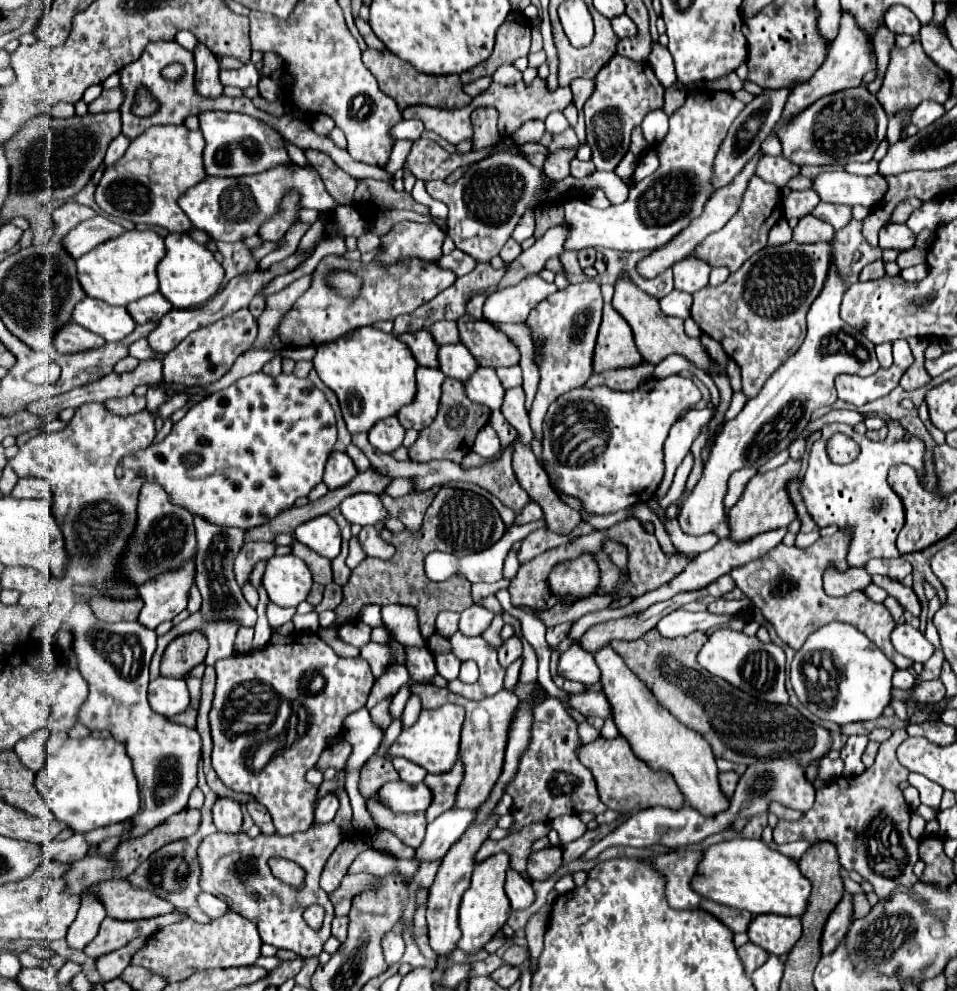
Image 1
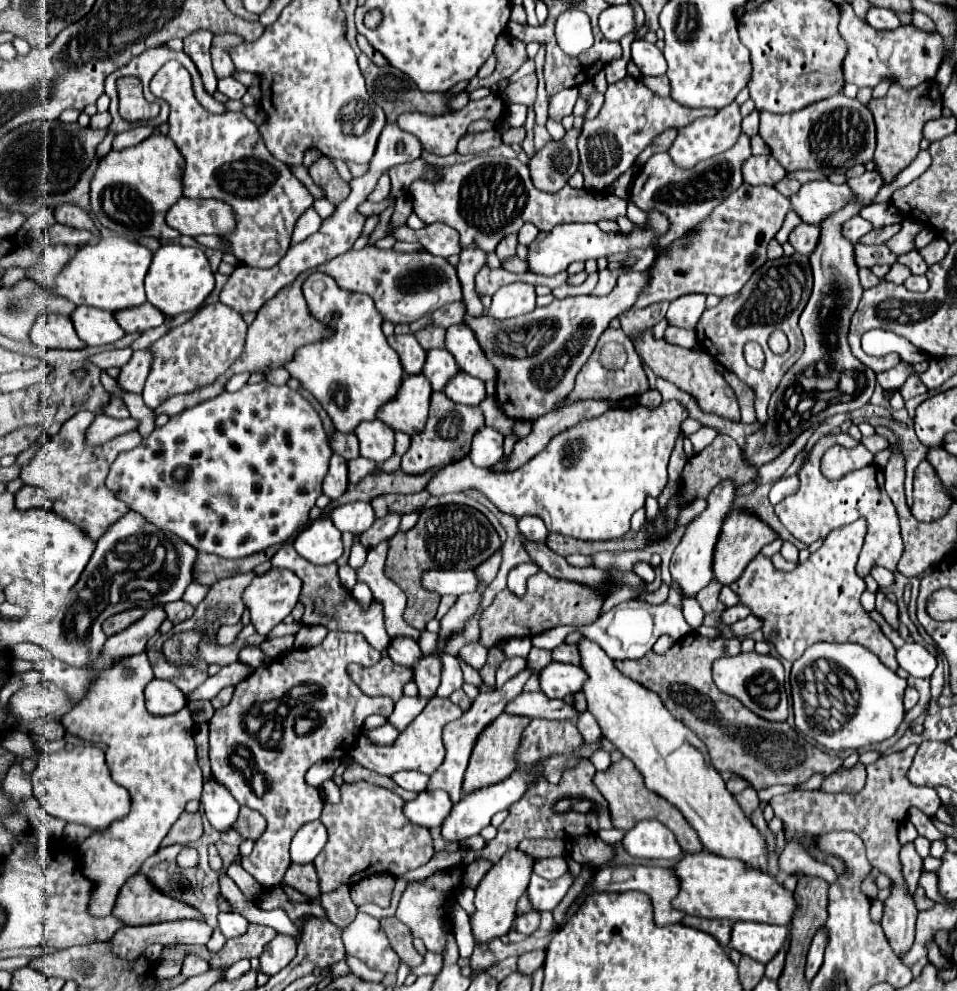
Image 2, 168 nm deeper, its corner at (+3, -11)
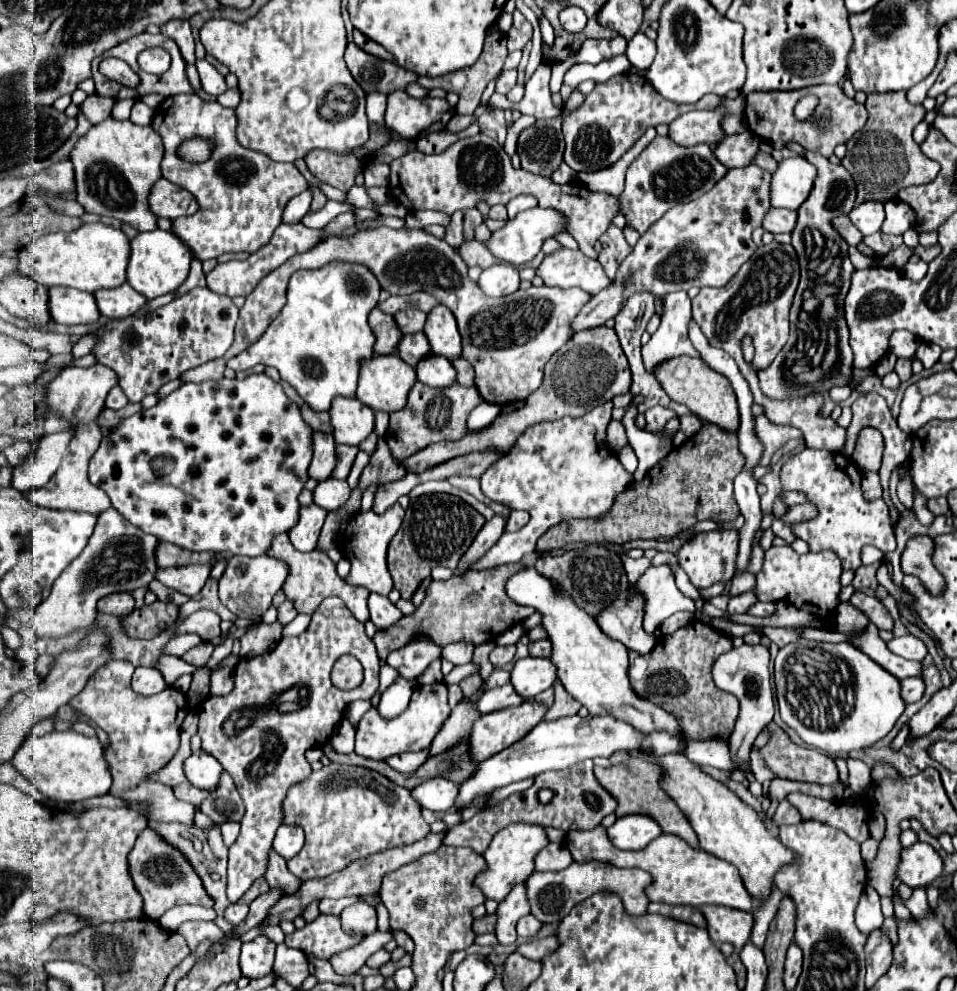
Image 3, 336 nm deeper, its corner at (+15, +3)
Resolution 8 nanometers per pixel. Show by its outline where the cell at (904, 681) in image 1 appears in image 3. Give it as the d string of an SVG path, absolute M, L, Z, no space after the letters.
M909 677L905 681L901 681L901 697L907 701L907 703L915 703L923 697L925 693L925 683L923 679L917 679L917 677Z

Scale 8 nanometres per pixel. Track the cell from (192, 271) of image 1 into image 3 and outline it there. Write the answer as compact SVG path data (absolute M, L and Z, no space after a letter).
M149 231L149 233L139 233L131 243L131 255L129 255L129 265L127 265L127 283L147 299L155 299L165 293L173 293L179 289L179 285L187 279L189 273L189 263L191 263L191 253L181 245L181 241L171 233L171 231Z

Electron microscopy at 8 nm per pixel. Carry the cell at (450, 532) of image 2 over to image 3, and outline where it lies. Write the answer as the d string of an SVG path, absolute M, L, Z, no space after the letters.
M433 493L411 499L401 531L393 537L387 553L389 573L395 581L395 589L401 591L401 597L411 599L419 583L431 573L433 567L443 565L455 569L483 525L485 517L455 495Z

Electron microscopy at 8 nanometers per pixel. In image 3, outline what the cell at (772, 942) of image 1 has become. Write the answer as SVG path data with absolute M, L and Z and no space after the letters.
M703 905L701 913L705 915L709 935L717 945L731 943L739 951L741 945L745 945L745 939L749 939L751 935L753 913L749 911L719 905Z

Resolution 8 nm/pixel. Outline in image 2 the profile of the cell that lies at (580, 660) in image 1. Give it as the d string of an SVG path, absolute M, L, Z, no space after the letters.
M549 663L541 673L541 691L549 697L563 699L565 695L577 693L583 689L583 683L587 681L587 673L581 671L579 665L569 663Z

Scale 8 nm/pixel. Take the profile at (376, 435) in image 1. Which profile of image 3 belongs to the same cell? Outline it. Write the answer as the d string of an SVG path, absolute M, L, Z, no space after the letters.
M335 397L329 409L333 437L337 443L345 445L359 445L373 433L375 427L375 413L355 397Z

